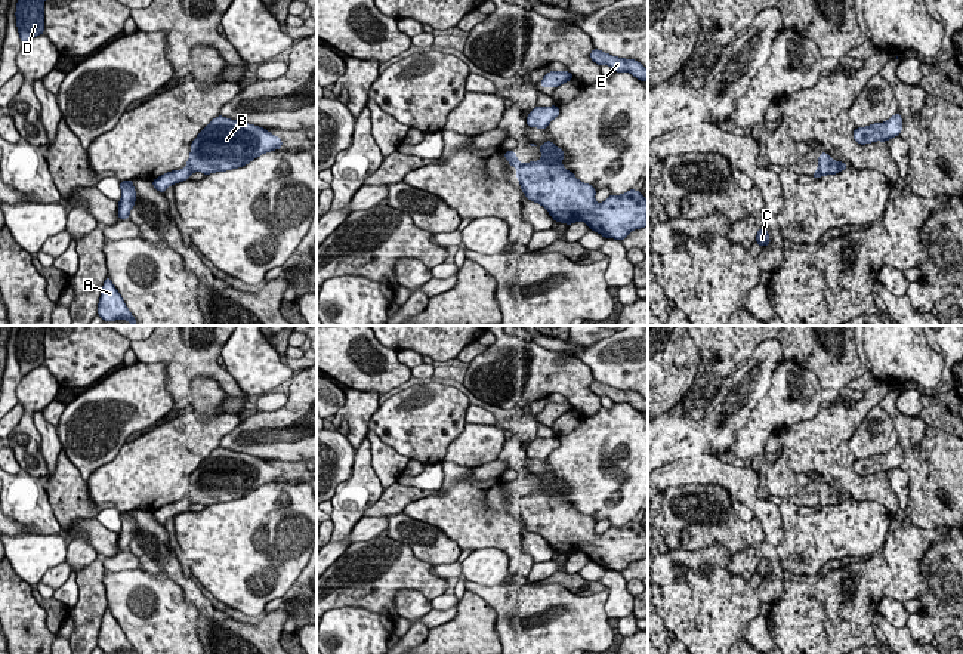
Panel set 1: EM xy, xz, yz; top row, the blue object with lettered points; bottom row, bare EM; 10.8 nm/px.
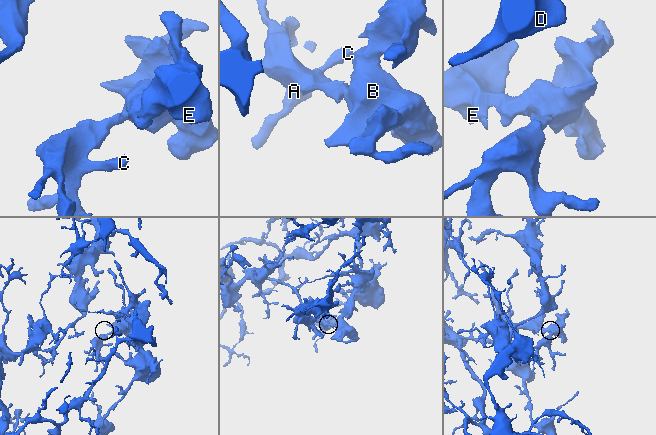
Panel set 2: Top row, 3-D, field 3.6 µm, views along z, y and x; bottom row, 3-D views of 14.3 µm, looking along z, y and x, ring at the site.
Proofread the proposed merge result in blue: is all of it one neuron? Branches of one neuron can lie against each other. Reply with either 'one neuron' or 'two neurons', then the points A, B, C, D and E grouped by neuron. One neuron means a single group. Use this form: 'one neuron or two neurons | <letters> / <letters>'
one neuron | A B C D E

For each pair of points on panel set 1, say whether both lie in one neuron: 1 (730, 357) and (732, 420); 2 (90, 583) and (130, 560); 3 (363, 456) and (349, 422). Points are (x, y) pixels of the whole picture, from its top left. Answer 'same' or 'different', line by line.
1: different
2: different
3: different

